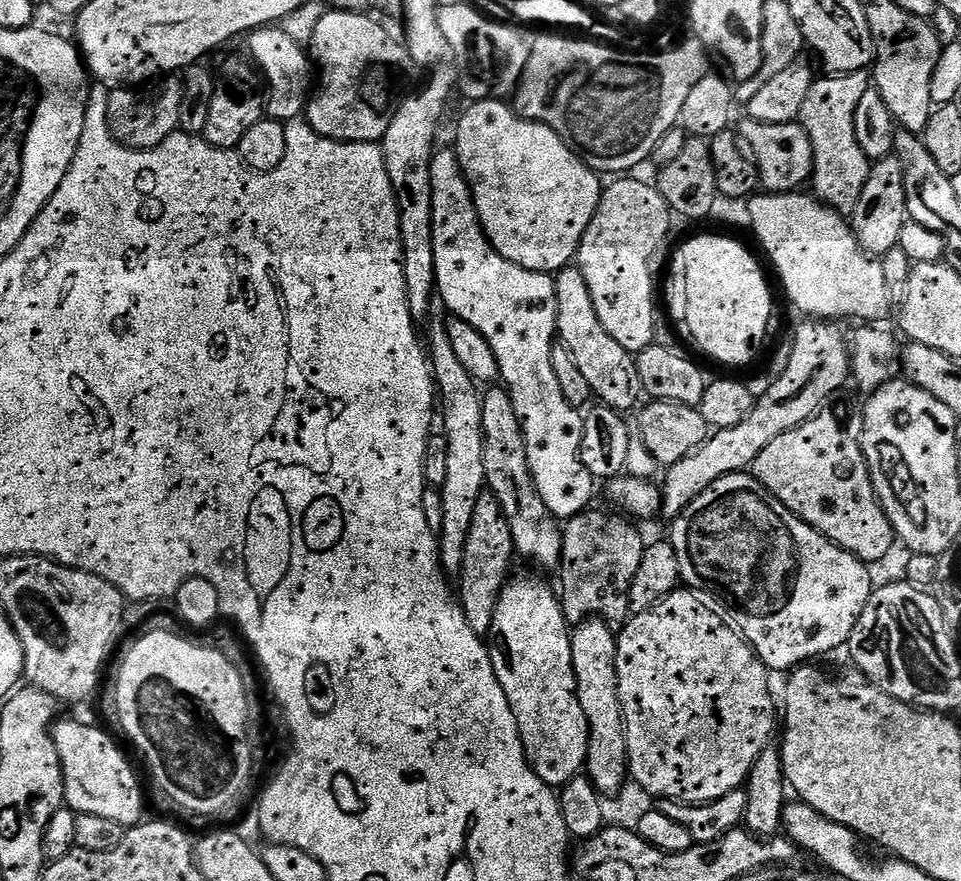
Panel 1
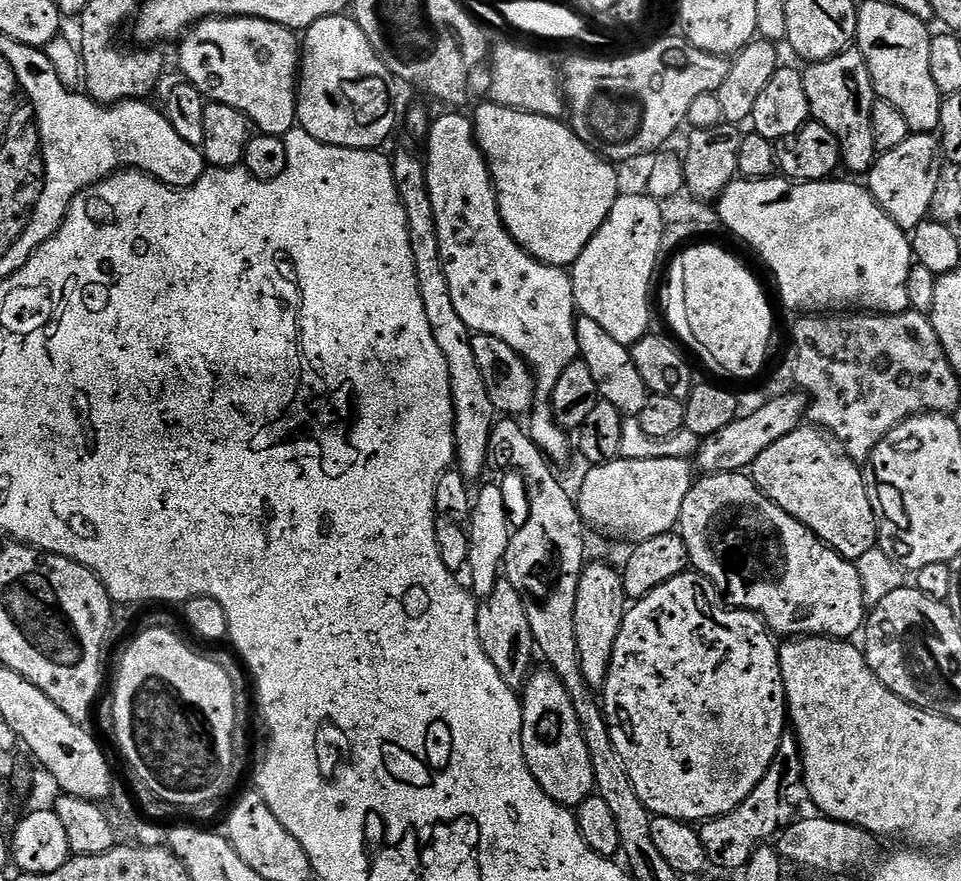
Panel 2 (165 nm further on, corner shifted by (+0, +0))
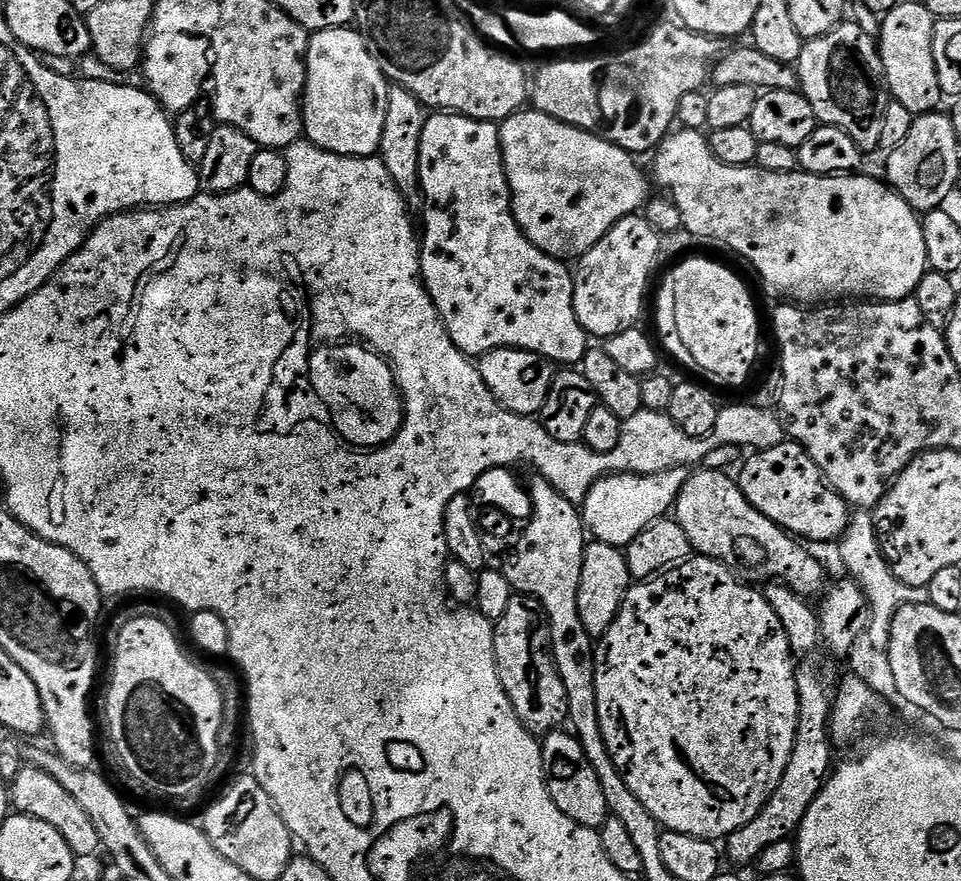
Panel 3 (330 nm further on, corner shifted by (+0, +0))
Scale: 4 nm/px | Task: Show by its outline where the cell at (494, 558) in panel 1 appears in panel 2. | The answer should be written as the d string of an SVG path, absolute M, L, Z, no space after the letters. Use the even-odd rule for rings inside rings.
M501 578L496 589L488 597L479 601L476 617L478 618L478 638L482 642L482 650L498 666L498 674L506 682L506 686L520 690L528 683L533 671L532 659L537 659L536 639L530 630L528 617L529 605L524 597L514 590L514 586L506 578Z

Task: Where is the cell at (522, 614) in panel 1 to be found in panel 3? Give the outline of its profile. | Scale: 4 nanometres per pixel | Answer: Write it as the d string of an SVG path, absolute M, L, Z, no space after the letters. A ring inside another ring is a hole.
M557 730L543 737L540 749L544 775L548 778L548 789L554 806L558 806L566 818L574 818L574 822L584 828L599 830L610 813L606 806L606 794L602 794L602 786L598 782L598 774L594 774L594 766L590 766L580 739L571 731Z

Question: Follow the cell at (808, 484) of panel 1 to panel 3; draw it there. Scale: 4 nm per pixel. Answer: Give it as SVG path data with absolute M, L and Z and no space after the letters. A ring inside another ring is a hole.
M785 442L770 446L770 450L753 451L743 461L739 472L738 483L750 506L766 514L770 522L792 533L801 541L817 540L820 544L826 543L827 540L836 542L847 530L849 504L824 479L820 467L812 461L810 454L806 454L801 444Z

